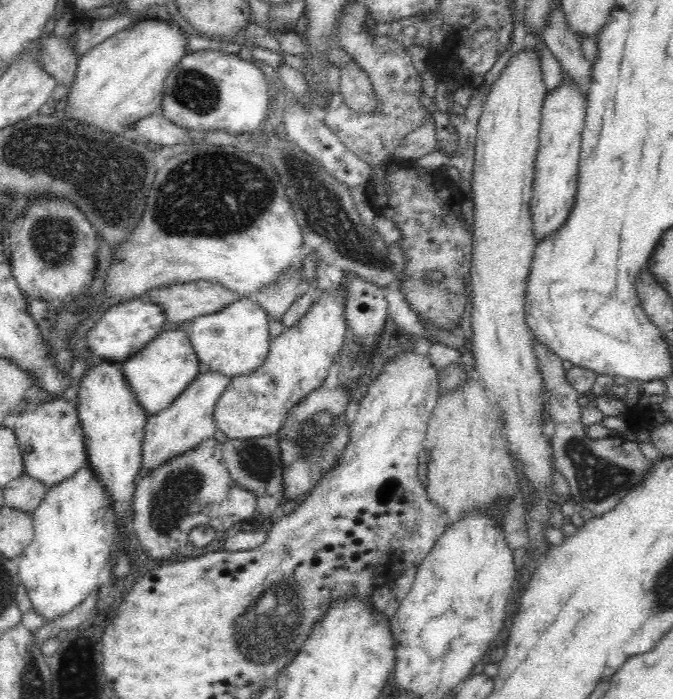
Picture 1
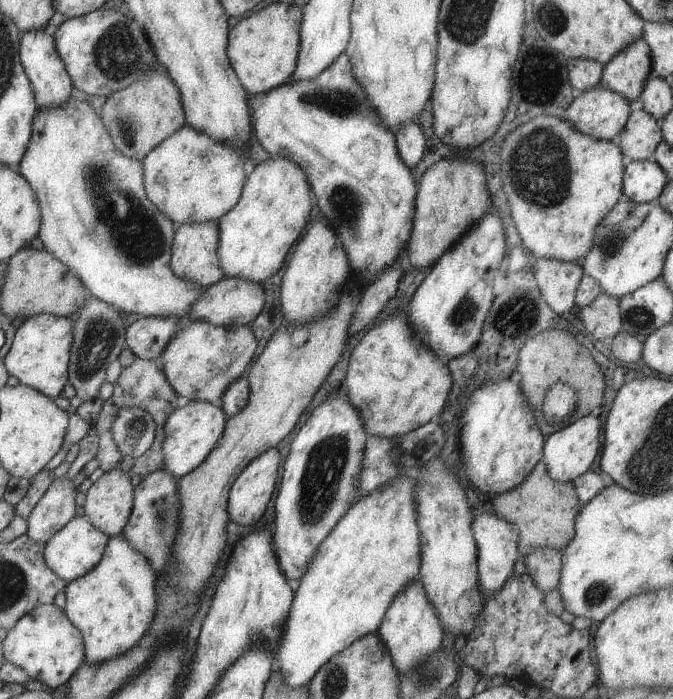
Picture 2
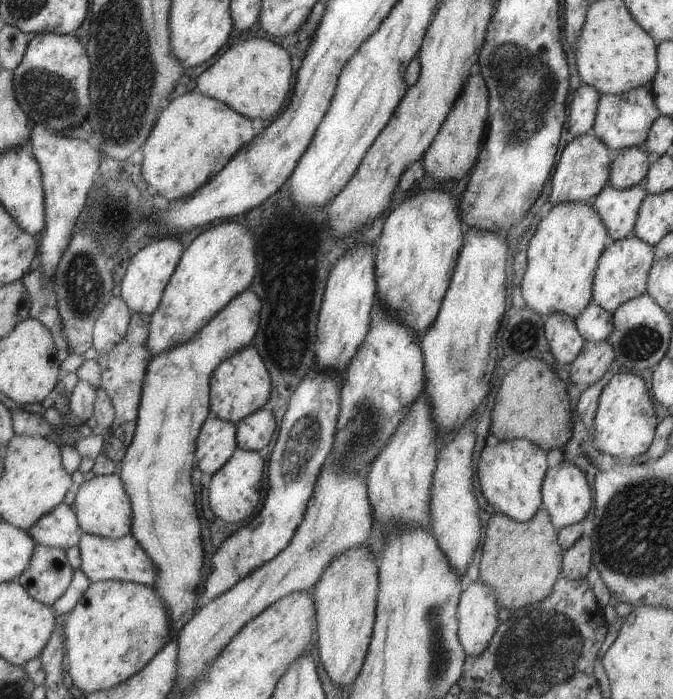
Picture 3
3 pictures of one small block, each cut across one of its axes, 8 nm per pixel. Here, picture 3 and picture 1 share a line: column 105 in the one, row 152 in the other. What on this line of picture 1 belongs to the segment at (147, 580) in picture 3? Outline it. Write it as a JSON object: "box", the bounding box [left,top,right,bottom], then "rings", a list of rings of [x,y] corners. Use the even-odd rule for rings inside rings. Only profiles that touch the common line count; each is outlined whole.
{"box":[530,79,587,240],"rings":[[[562,79],[545,96],[539,132],[539,149],[535,162],[533,196],[530,202],[535,240],[556,232],[568,218],[576,202],[581,138],[585,127],[587,100],[574,79]]]}

